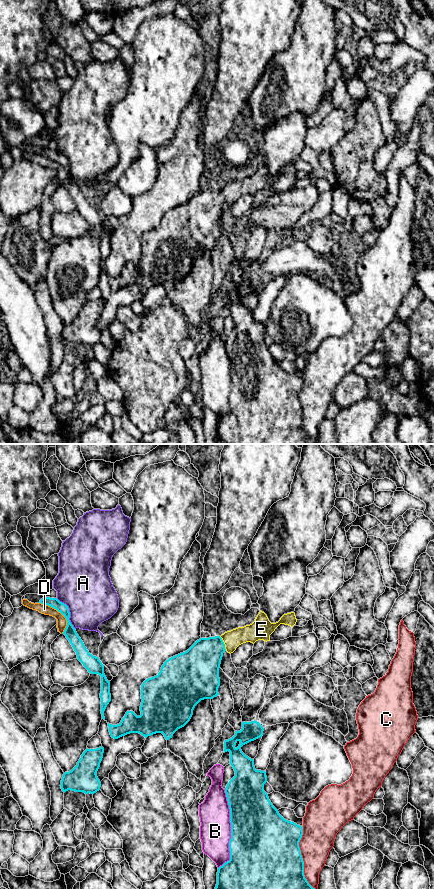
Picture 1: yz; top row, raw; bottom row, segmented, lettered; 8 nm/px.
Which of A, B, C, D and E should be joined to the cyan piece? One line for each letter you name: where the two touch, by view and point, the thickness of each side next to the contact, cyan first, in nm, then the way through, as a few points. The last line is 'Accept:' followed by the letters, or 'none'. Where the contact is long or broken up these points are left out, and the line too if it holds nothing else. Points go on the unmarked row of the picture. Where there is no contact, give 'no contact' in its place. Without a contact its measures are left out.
E: yz (223, 195) | 320/150 nm | across yz (200, 216), (223, 195), (232, 191)
Accept: E

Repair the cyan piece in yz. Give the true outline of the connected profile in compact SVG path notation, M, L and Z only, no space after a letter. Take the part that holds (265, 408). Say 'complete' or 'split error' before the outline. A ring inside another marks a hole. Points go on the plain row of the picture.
complete; M257 273L242 274L242 281L224 293L224 305L230 304L230 316L235 328L226 338L225 345L230 361L231 391L229 393L230 412L218 420L216 444L318 444L304 427L304 413L299 394L303 379L284 371L269 352L264 343L267 334L265 323L256 322L254 312L246 308L241 299L263 287L264 280Z

